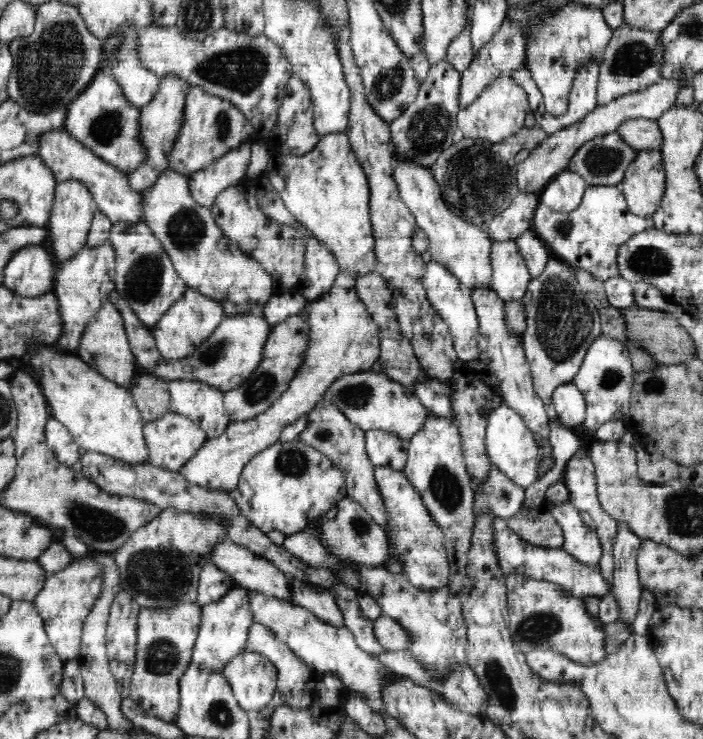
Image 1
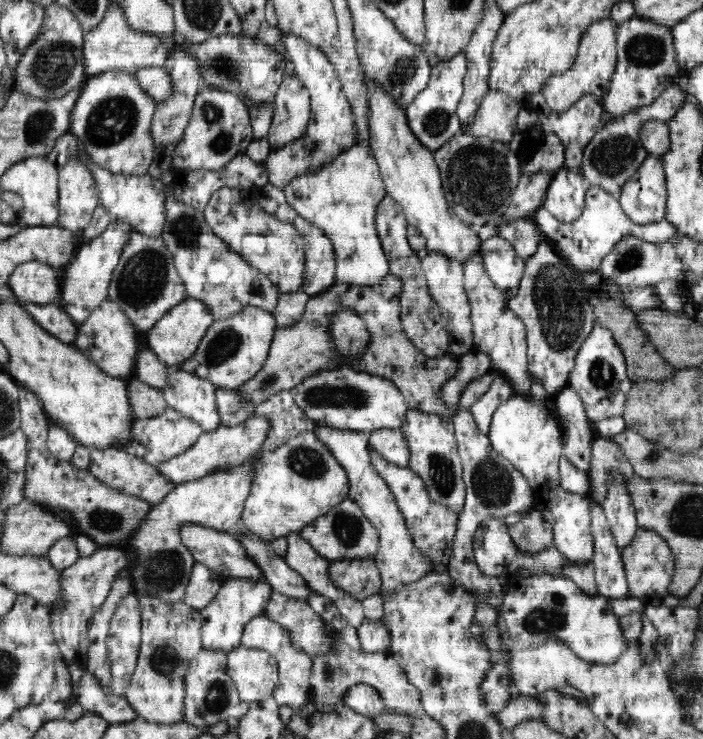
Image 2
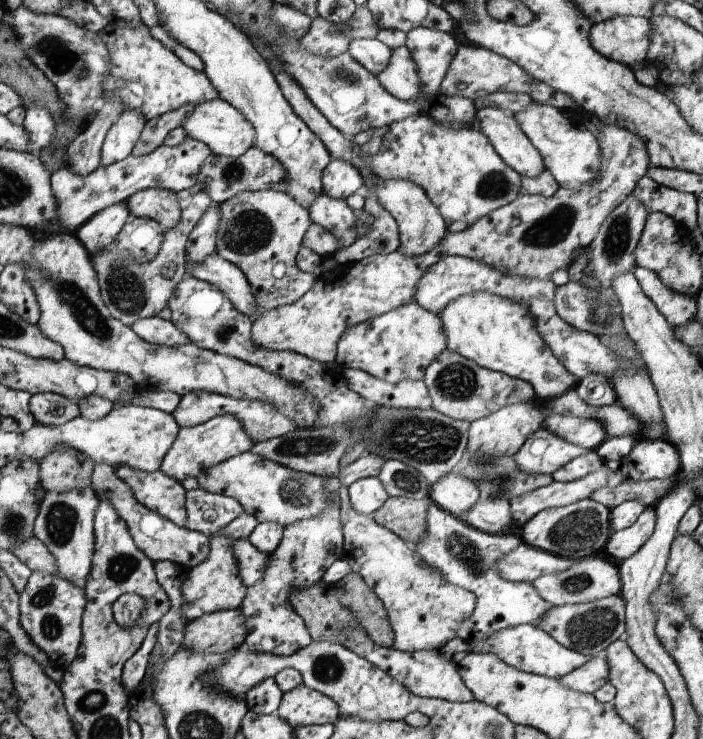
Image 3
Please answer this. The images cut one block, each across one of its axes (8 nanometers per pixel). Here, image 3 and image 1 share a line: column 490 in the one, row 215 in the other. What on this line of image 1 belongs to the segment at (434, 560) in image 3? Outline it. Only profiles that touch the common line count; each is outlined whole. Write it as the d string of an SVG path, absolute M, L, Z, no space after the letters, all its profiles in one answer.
M588 186L584 192L580 206L569 213L553 211L544 203L539 203L534 213L533 229L543 240L551 251L551 255L565 262L573 269L582 269L594 276L594 278L605 281L612 277L618 277L618 263L616 263L616 252L624 242L627 242L635 234L654 227L652 218L644 218L632 214L628 210L627 200L623 192L617 186Z

